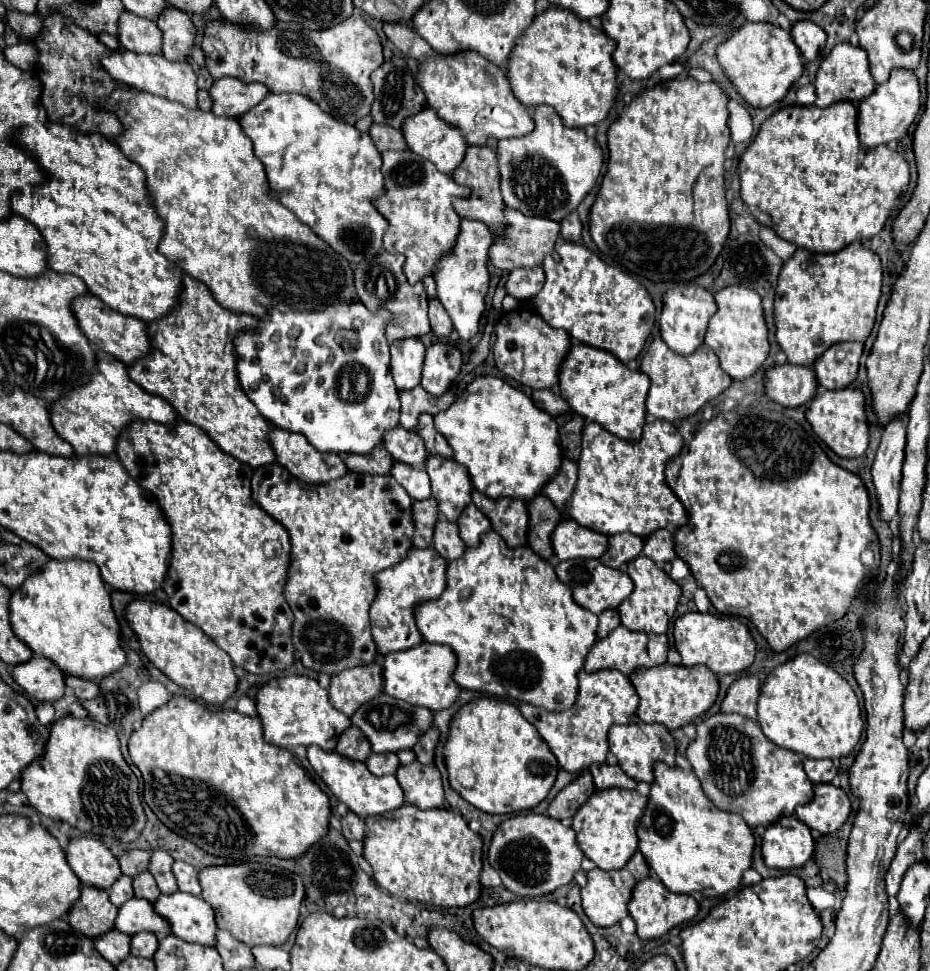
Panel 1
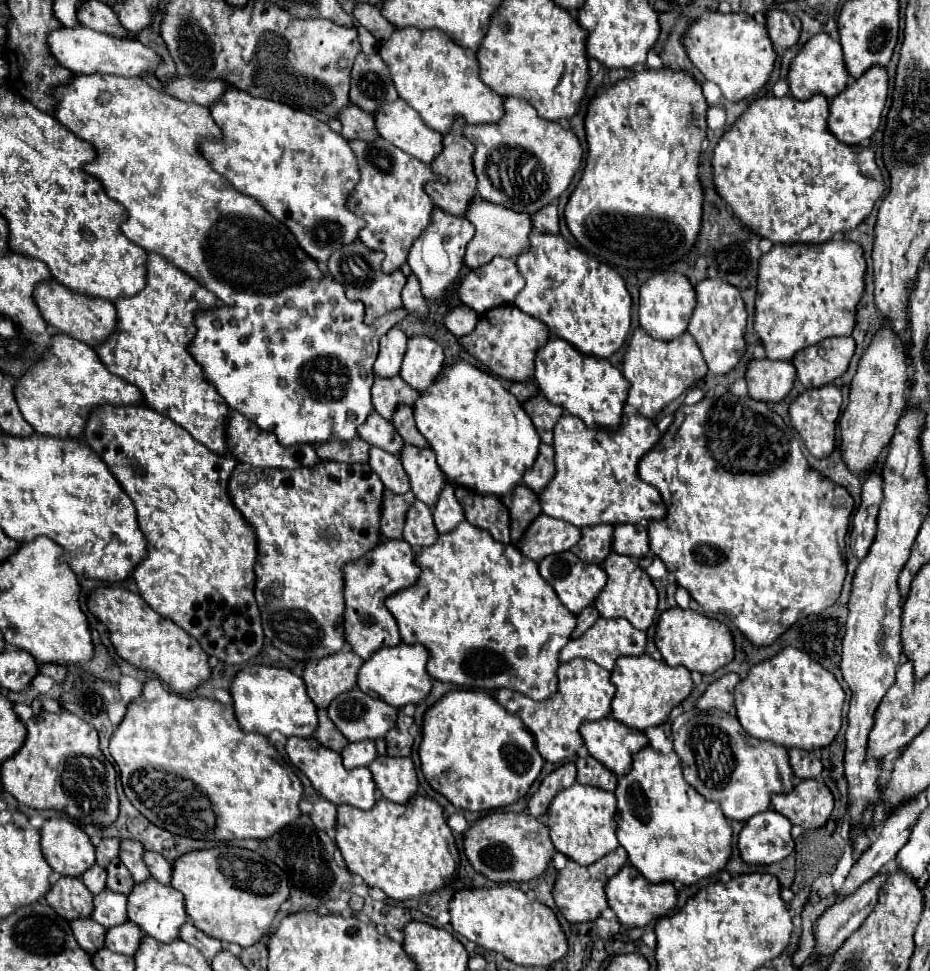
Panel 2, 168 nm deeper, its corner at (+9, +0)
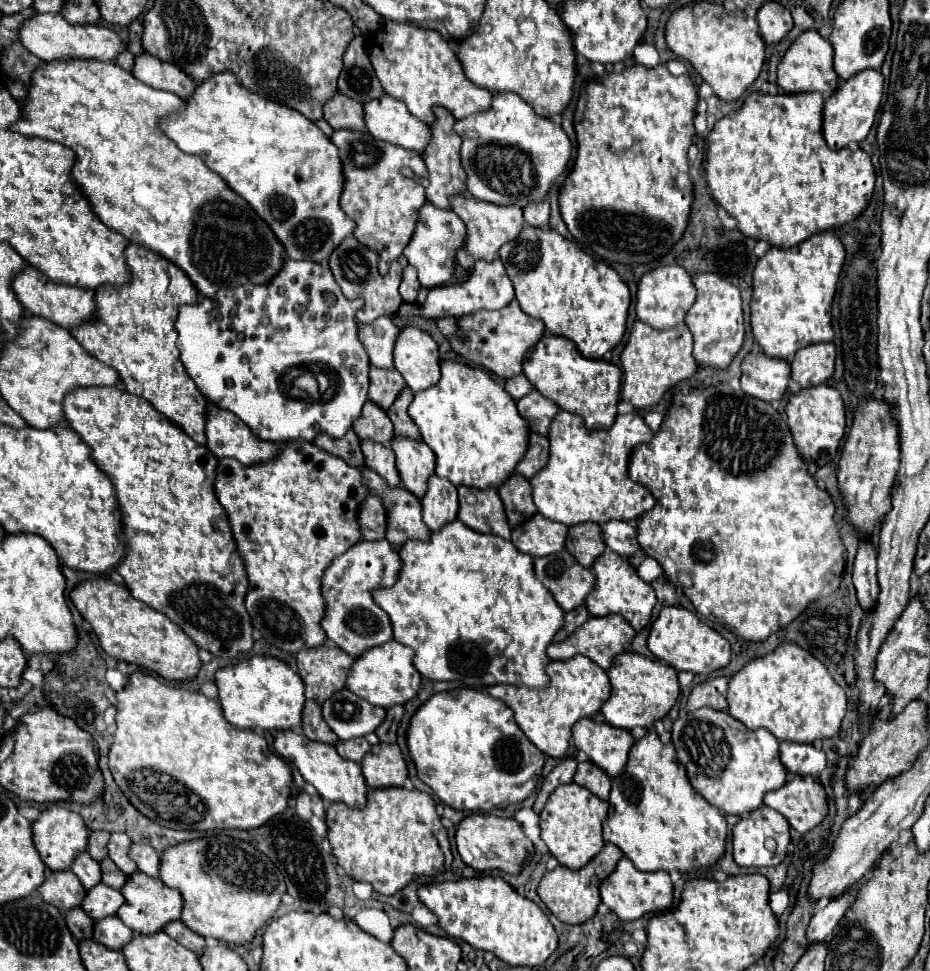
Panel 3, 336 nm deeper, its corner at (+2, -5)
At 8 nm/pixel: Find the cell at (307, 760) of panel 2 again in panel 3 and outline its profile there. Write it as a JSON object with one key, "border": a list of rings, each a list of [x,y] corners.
{"border":[[[288,730],[288,732],[276,732],[276,736],[274,736],[274,750],[284,760],[292,762],[300,770],[302,778],[308,784],[312,784],[326,802],[344,802],[344,804],[348,804],[352,808],[362,808],[366,804],[368,788],[366,788],[360,764],[352,762],[352,760],[344,760],[336,752],[334,746],[324,744],[324,742],[308,740],[304,734]]]}

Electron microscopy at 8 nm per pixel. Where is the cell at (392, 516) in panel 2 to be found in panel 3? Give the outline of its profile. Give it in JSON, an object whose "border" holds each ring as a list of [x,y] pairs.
{"border":[[[368,494],[364,504],[360,504],[360,534],[362,540],[380,540],[386,530],[386,510],[378,496]]]}

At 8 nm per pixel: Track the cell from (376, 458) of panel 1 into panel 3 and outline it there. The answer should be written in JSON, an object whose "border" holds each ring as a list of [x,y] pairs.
{"border":[[[320,432],[320,436],[316,436],[314,444],[338,458],[342,458],[346,464],[350,466],[362,466],[364,464],[364,456],[362,456],[362,450],[360,450],[360,442],[358,442],[358,436],[354,432],[346,432],[340,440],[336,438],[330,438],[328,434]]]}

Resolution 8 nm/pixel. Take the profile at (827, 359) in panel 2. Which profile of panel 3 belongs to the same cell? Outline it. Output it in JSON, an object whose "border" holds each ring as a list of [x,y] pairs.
{"border":[[[810,344],[808,348],[800,348],[794,360],[790,362],[792,374],[790,378],[798,382],[802,388],[824,384],[834,374],[834,344]]]}

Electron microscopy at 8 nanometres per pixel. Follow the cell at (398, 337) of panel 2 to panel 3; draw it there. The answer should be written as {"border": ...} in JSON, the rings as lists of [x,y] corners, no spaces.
{"border":[[[382,316],[380,320],[374,320],[372,324],[364,324],[364,322],[356,322],[356,324],[358,324],[360,342],[364,342],[370,362],[378,368],[394,368],[392,350],[400,330],[392,322],[392,318]]]}

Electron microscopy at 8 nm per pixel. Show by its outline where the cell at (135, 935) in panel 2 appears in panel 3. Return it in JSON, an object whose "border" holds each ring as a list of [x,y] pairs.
{"border":[[[108,916],[104,920],[94,922],[94,938],[100,944],[106,944],[108,948],[120,950],[124,944],[130,942],[132,930],[128,926],[124,926],[124,922],[120,918]]]}

